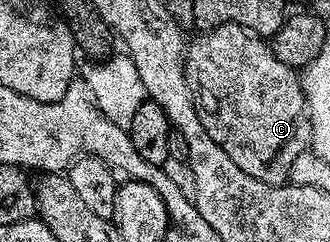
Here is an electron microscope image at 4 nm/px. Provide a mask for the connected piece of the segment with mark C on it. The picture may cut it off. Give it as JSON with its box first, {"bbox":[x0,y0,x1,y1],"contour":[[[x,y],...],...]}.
{"bbox":[183,22,311,186],"contour":[[[232,22],[204,30],[198,36],[186,43],[183,71],[205,132],[241,172],[270,186],[284,185],[290,179],[293,160],[311,145],[311,117],[307,115],[307,97],[296,67],[281,64],[264,39]]]}

